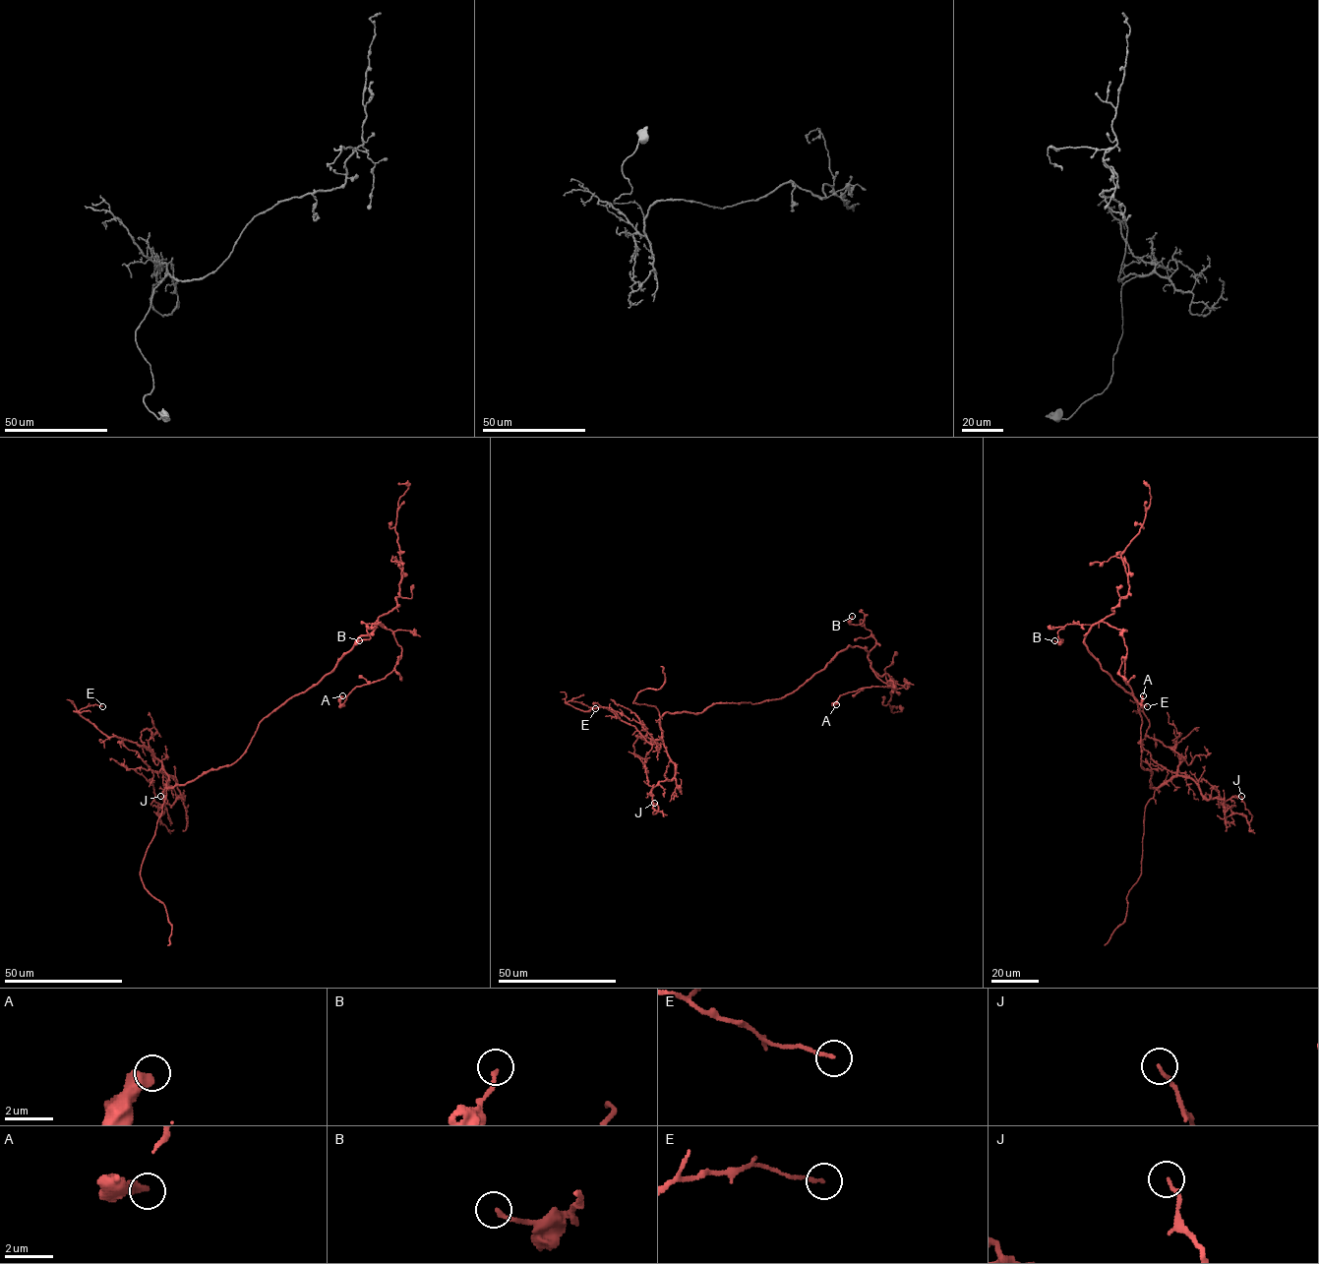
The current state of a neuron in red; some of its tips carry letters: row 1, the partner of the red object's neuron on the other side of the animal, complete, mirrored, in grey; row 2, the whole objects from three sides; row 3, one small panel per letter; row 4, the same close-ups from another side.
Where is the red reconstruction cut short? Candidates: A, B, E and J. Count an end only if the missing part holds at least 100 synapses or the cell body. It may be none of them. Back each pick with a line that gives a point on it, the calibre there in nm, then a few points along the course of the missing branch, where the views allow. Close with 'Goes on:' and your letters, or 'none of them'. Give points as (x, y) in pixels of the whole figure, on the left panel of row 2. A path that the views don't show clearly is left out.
Goes on: none of them

